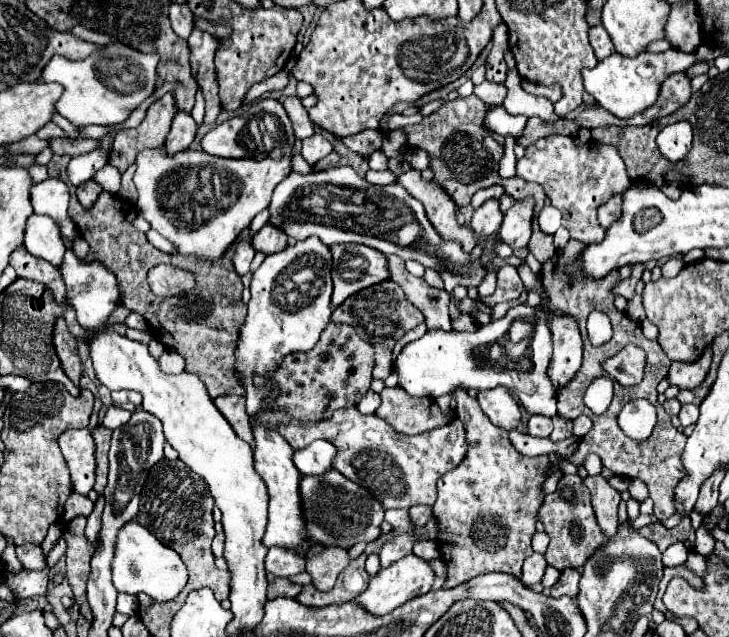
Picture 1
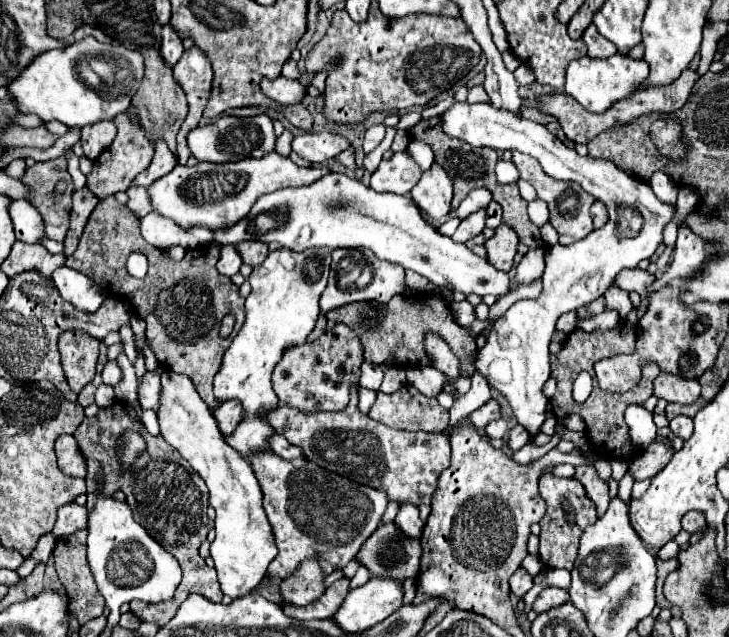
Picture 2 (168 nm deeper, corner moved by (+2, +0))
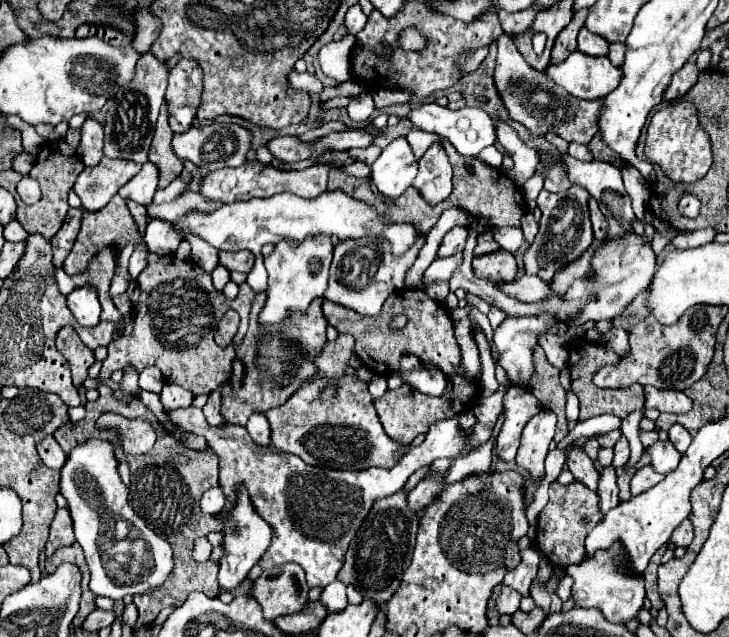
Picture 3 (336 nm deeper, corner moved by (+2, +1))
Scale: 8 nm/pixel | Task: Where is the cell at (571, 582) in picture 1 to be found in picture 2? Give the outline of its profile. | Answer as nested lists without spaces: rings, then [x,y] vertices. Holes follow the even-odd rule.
[[[547,587],[547,589],[543,589],[543,591],[539,593],[539,597],[535,599],[535,603],[533,603],[531,609],[539,615],[539,613],[549,611],[549,609],[553,609],[553,607],[565,603],[565,601],[569,601],[569,593],[567,593],[565,589],[559,589],[559,587]]]

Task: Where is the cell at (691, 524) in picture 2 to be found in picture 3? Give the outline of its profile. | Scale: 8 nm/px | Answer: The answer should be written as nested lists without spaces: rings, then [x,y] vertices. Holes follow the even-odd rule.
[[[683,520],[683,522],[679,524],[679,528],[673,532],[671,542],[673,542],[675,546],[687,546],[691,540],[693,540],[693,524],[691,524],[689,520]]]

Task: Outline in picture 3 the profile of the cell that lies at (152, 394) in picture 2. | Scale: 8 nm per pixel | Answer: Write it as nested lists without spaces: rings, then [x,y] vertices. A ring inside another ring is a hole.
[[[189,406],[189,408],[175,408],[173,412],[165,410],[165,412],[179,428],[207,438],[209,448],[219,456],[219,486],[225,492],[227,504],[231,504],[235,500],[237,484],[245,482],[255,510],[273,526],[273,540],[271,540],[273,544],[269,546],[265,556],[259,560],[259,564],[263,568],[275,568],[275,566],[281,566],[281,564],[287,564],[287,562],[297,562],[307,572],[307,584],[311,588],[315,588],[315,586],[325,588],[327,584],[331,584],[337,578],[337,572],[343,566],[345,552],[347,552],[353,536],[357,534],[357,528],[361,528],[365,516],[369,514],[369,508],[373,508],[373,504],[377,500],[399,492],[413,472],[417,472],[423,466],[429,466],[433,460],[437,460],[437,458],[457,460],[457,458],[463,458],[463,456],[481,448],[481,444],[471,444],[469,450],[465,450],[463,444],[465,444],[465,436],[469,436],[469,430],[465,432],[463,428],[459,428],[459,418],[455,416],[455,418],[449,418],[449,420],[435,422],[427,432],[425,442],[415,446],[415,448],[409,448],[409,452],[401,458],[401,462],[397,466],[393,466],[391,470],[389,468],[387,470],[385,468],[369,468],[369,470],[361,470],[361,472],[331,470],[331,468],[321,468],[321,466],[309,466],[299,456],[285,454],[277,448],[259,446],[251,440],[249,432],[243,426],[223,424],[219,428],[209,428],[209,422],[205,420],[201,408]]]

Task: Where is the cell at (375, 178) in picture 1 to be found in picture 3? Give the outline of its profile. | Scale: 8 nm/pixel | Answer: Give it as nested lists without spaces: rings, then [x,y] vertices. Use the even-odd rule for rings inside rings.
[[[405,136],[395,138],[371,164],[371,180],[385,196],[401,196],[417,176],[417,158]]]

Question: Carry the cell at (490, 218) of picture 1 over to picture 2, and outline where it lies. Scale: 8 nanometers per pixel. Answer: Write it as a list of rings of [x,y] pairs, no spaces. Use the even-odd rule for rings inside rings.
[[[485,209],[477,211],[477,213],[469,215],[469,217],[465,217],[451,239],[453,239],[455,243],[467,243],[467,241],[473,239],[475,235],[479,235],[479,233],[483,231],[483,227],[485,227]]]

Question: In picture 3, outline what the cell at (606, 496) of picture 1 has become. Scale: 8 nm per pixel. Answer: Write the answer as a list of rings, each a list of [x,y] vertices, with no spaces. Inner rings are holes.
[[[571,448],[569,458],[567,458],[567,468],[573,472],[575,480],[597,492],[597,482],[599,482],[599,472],[595,470],[591,458],[581,450],[581,448]]]

